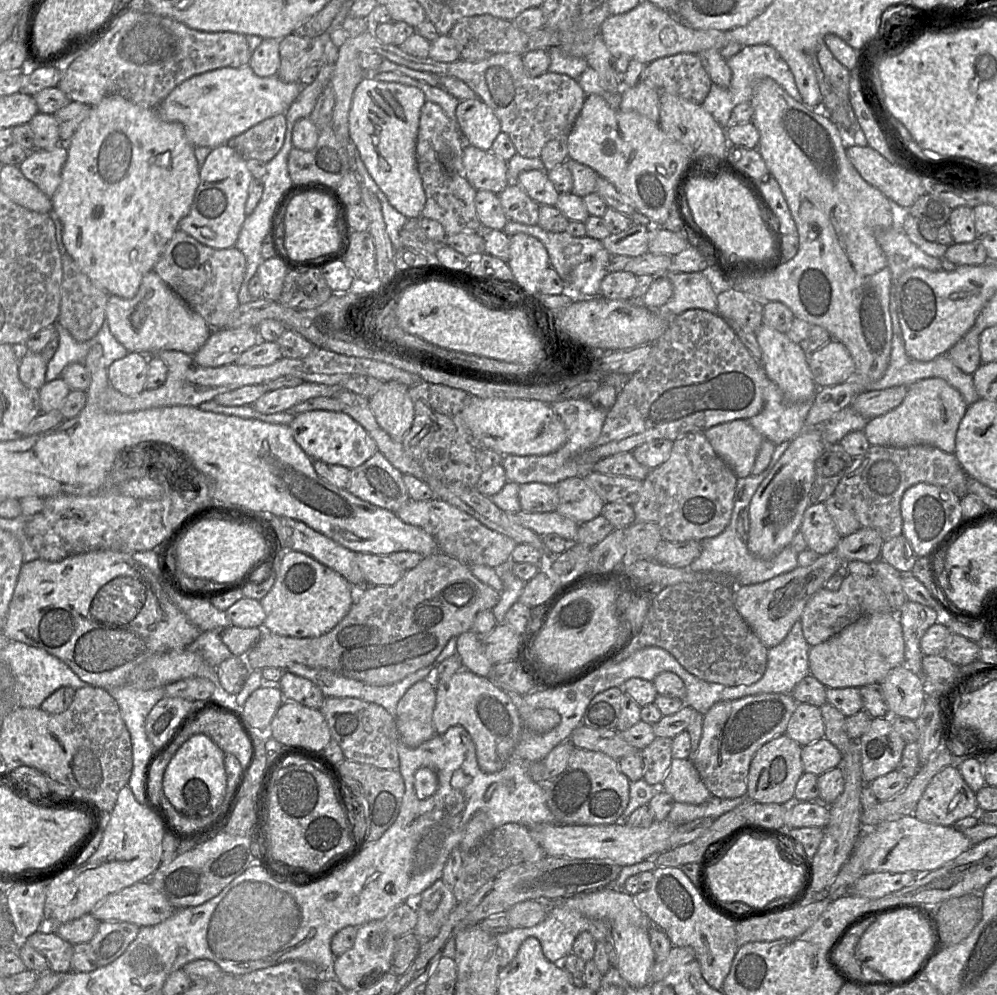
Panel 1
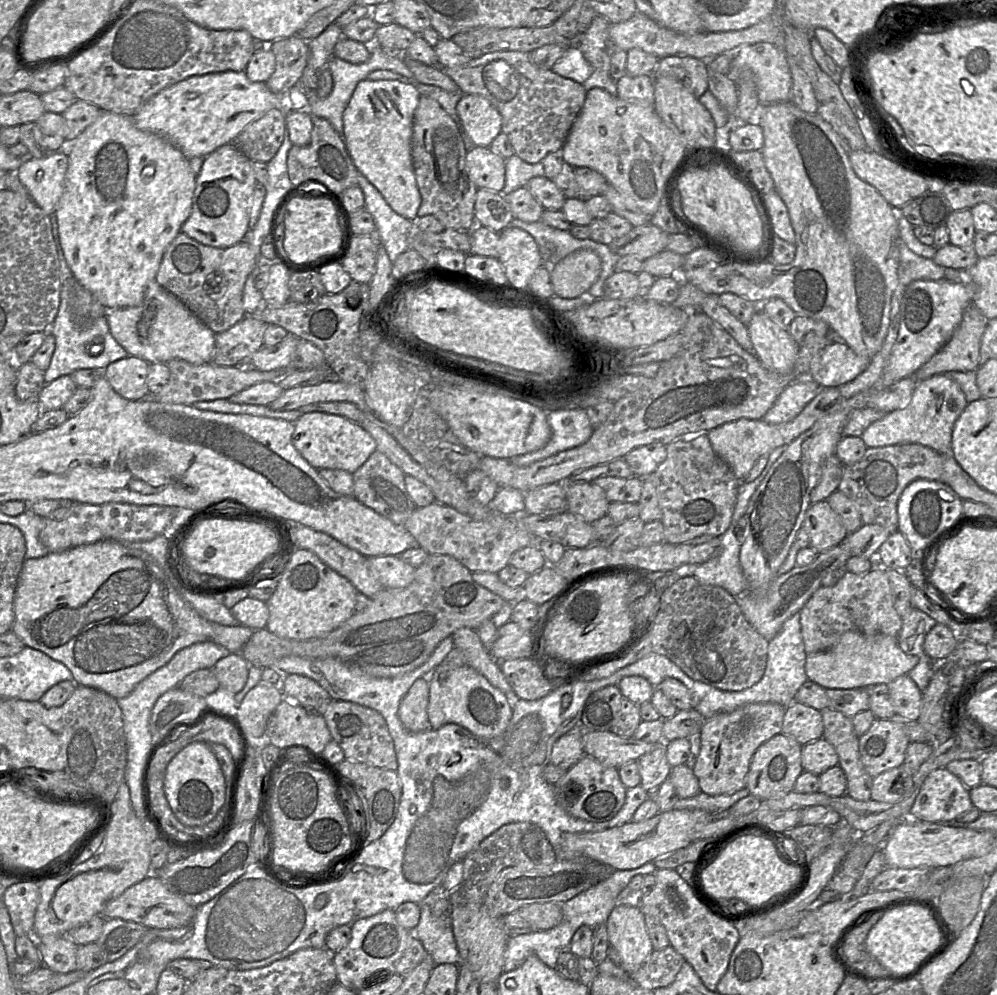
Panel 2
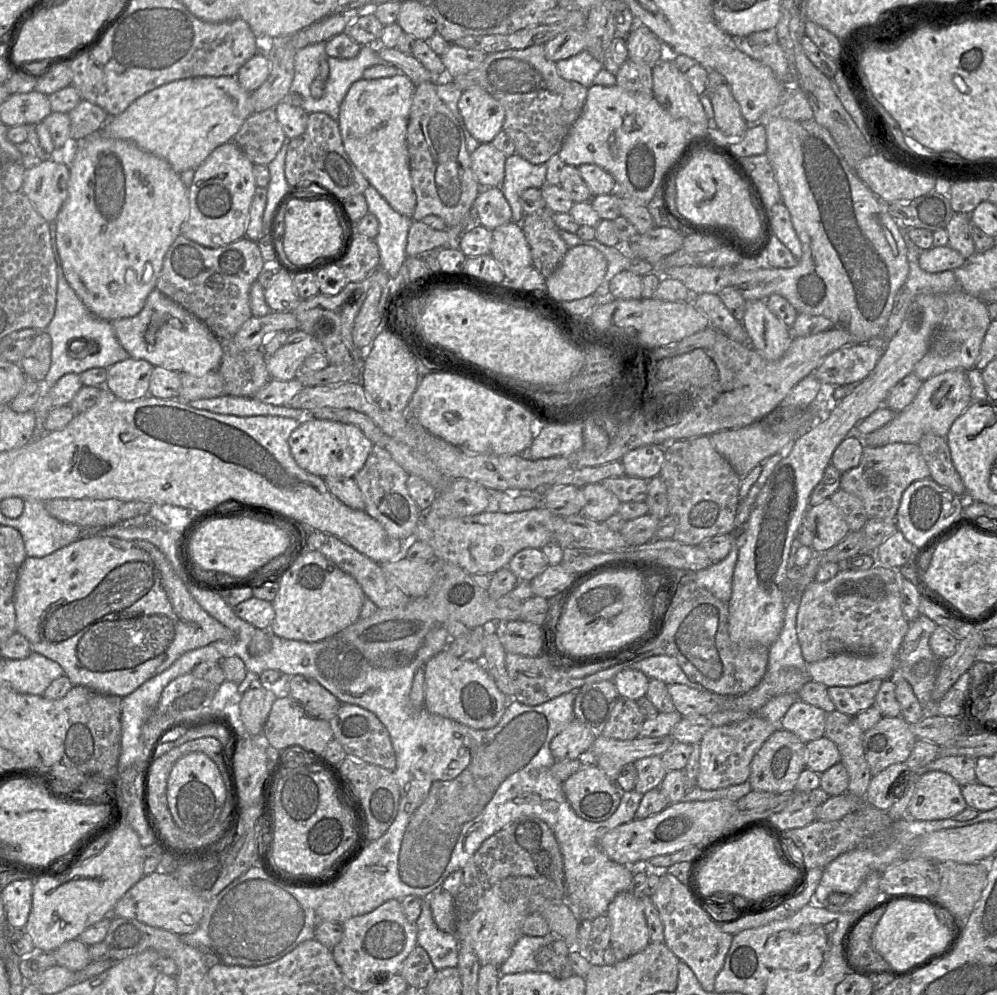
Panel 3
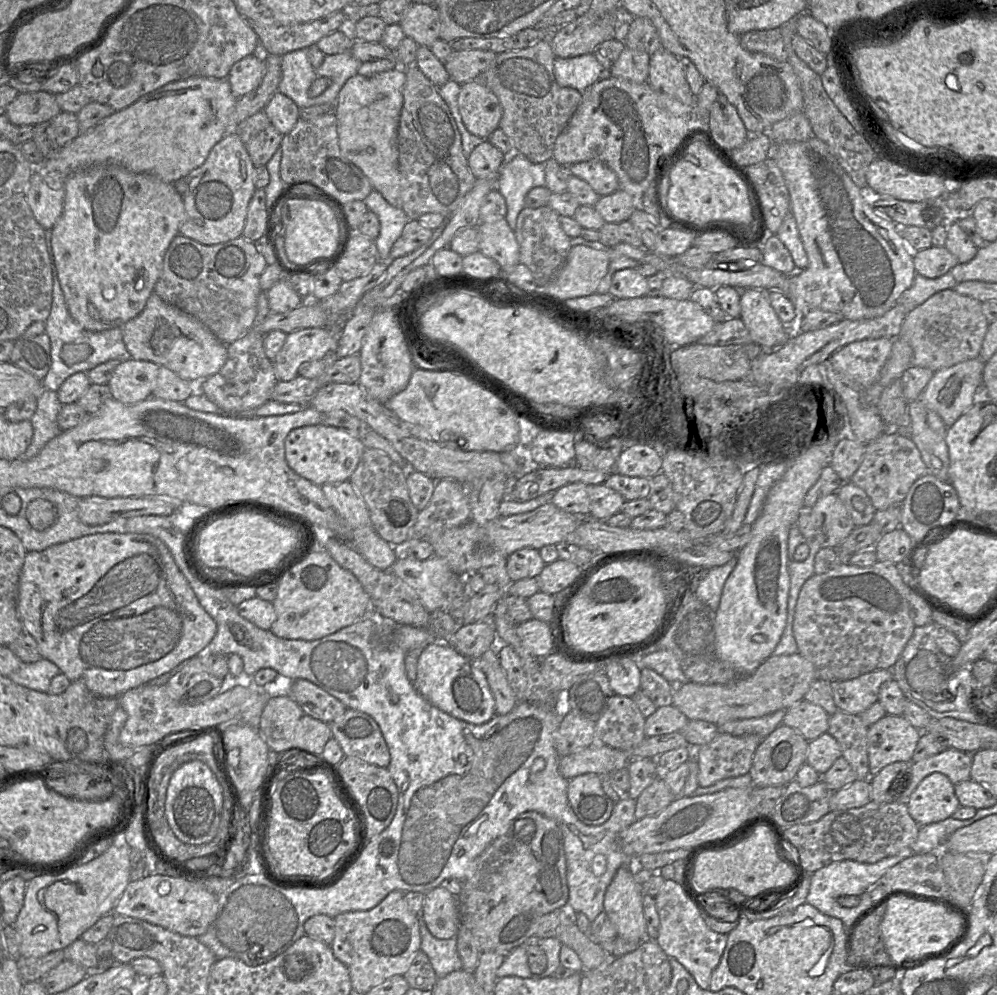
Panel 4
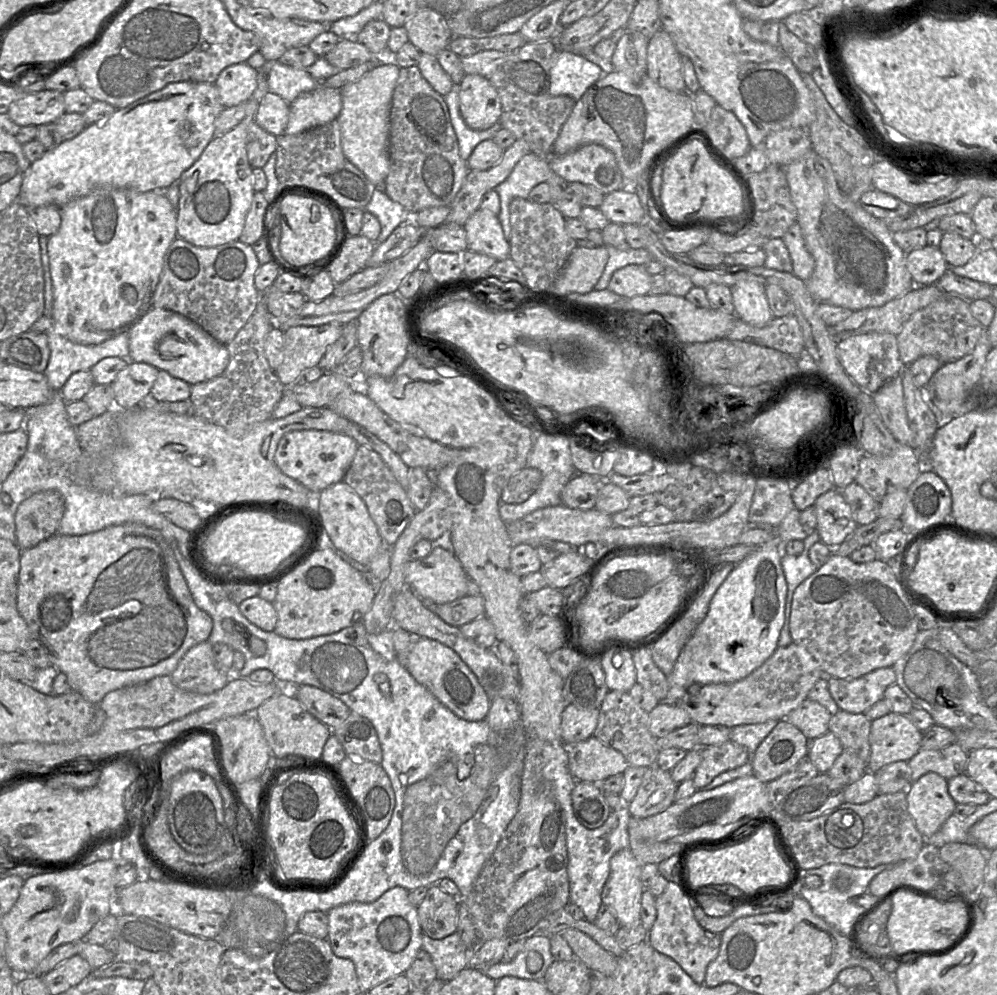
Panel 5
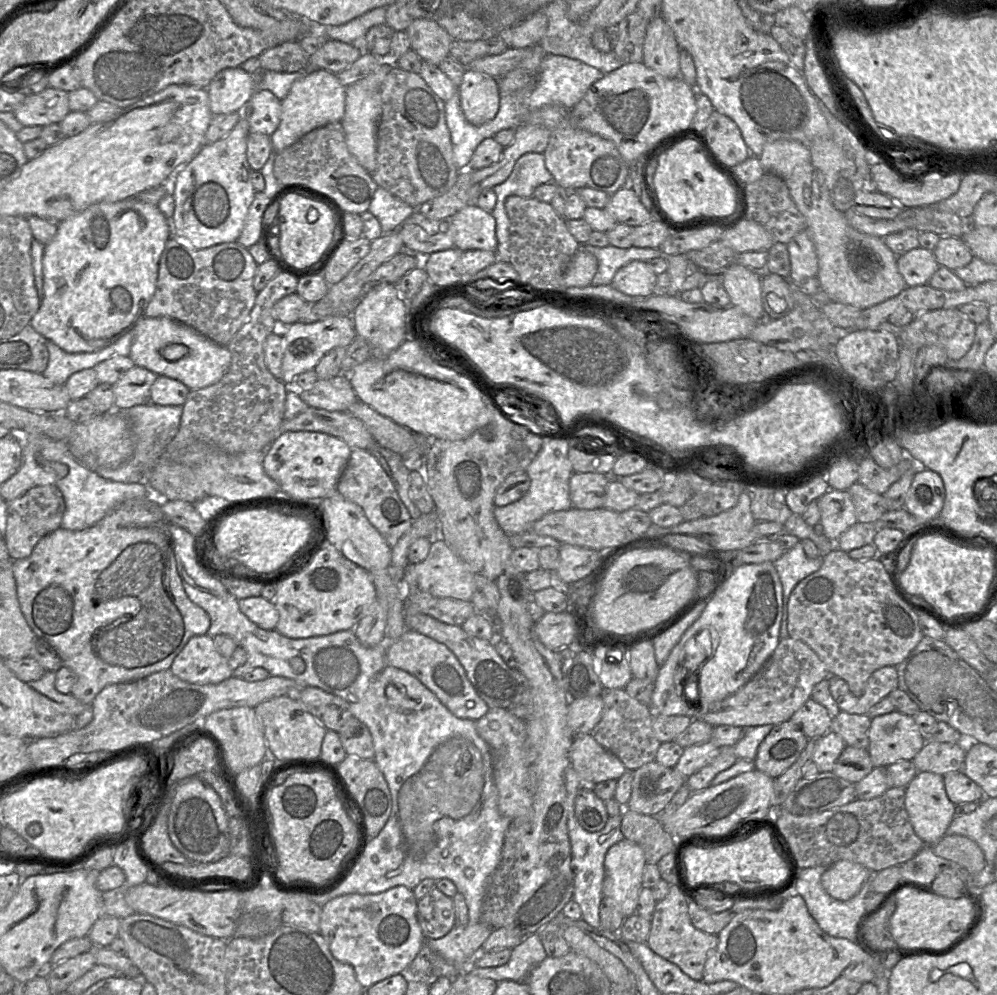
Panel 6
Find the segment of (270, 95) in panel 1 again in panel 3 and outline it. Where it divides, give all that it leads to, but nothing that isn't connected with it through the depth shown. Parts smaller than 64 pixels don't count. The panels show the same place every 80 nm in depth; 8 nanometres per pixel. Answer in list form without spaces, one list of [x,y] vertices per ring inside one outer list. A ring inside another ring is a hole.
[[[235,76],[191,77],[169,82],[147,92],[143,96],[136,99],[123,113],[114,117],[110,117],[109,121],[102,127],[101,133],[107,138],[122,139],[134,143],[139,148],[166,160],[171,167],[180,174],[188,169],[198,168],[215,148],[224,143],[232,141],[236,133],[250,115],[252,115],[252,101],[250,100],[250,93],[241,87]]]

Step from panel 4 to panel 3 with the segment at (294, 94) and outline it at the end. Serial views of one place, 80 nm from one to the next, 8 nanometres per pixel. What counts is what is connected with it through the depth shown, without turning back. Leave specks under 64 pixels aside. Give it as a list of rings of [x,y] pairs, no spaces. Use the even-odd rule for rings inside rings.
[[[326,42],[307,45],[297,50],[294,59],[294,77],[289,93],[297,93],[301,97],[301,106],[307,103],[310,85],[317,77],[320,62],[326,57]]]

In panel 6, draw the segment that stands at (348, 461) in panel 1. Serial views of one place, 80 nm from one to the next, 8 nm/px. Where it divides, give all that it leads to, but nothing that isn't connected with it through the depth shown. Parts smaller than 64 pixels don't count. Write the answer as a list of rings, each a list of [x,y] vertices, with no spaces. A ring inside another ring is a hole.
[[[289,431],[281,434],[271,444],[264,461],[265,473],[275,480],[283,495],[320,500],[336,491],[352,449],[334,436],[310,431]]]

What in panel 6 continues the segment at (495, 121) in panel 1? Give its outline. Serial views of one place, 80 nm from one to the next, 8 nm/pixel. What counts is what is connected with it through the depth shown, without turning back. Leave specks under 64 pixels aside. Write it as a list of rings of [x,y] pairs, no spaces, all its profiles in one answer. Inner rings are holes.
[[[466,68],[458,94],[464,117],[472,125],[491,121],[499,110],[498,79],[488,74]]]

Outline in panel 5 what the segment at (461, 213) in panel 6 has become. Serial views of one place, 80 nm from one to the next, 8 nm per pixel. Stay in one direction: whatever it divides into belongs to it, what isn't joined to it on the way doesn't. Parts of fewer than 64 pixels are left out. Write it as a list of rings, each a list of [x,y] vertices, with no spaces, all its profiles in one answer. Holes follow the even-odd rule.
[[[478,209],[463,225],[467,250],[505,260],[510,255],[510,244],[505,239],[498,215]]]

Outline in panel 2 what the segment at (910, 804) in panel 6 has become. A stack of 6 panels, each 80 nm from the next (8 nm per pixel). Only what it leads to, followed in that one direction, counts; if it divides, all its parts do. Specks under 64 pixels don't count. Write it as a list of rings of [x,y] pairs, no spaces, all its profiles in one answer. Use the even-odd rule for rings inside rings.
[[[945,767],[924,780],[909,812],[909,819],[946,822],[973,809],[969,789]]]

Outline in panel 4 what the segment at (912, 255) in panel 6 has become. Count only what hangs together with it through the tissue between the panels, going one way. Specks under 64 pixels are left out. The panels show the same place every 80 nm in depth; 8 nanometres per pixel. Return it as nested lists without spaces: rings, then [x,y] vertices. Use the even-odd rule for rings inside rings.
[[[944,246],[919,250],[913,257],[917,274],[934,279],[945,275],[959,262]]]

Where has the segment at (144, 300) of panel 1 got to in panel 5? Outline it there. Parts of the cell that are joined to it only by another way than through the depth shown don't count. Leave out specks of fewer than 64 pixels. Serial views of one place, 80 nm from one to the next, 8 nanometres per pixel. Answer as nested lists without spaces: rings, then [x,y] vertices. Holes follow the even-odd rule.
[[[151,307],[127,332],[130,362],[152,365],[191,386],[221,375],[229,363],[226,345],[216,341],[190,319],[173,311]]]

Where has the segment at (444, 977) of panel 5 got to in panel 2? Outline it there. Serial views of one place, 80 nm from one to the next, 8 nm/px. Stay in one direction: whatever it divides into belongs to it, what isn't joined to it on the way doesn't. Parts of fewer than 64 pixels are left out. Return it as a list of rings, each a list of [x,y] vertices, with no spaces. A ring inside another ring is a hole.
[[[421,903],[420,918],[414,928],[414,935],[435,965],[460,964],[449,914],[436,917],[428,904]]]

